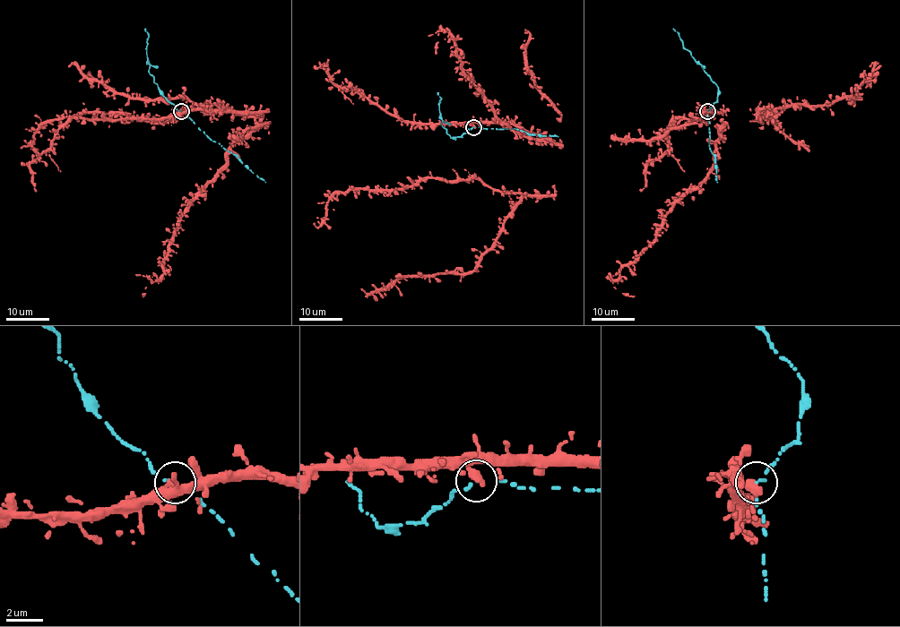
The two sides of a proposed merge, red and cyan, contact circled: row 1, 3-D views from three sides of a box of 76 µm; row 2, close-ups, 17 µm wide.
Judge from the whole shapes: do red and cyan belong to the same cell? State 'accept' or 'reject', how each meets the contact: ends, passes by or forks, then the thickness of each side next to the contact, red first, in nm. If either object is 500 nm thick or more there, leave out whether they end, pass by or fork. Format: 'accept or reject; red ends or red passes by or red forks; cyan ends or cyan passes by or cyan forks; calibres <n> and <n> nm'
accept; calibres 500 and 140 nm

